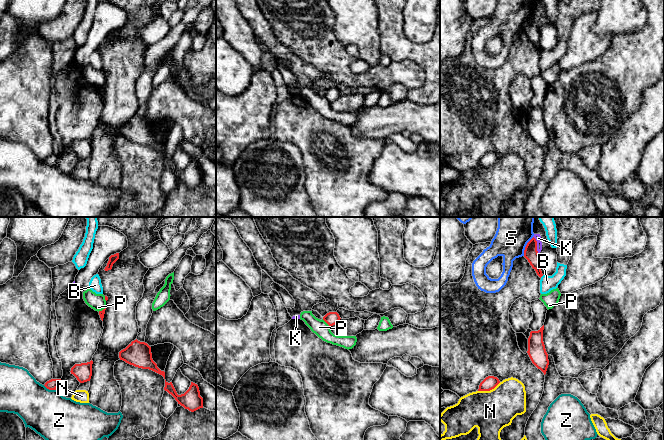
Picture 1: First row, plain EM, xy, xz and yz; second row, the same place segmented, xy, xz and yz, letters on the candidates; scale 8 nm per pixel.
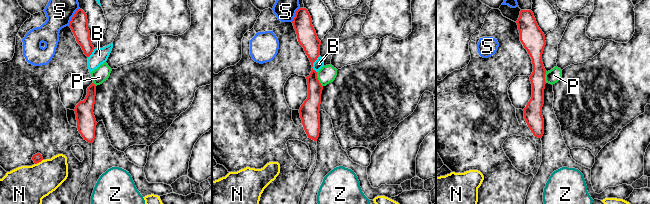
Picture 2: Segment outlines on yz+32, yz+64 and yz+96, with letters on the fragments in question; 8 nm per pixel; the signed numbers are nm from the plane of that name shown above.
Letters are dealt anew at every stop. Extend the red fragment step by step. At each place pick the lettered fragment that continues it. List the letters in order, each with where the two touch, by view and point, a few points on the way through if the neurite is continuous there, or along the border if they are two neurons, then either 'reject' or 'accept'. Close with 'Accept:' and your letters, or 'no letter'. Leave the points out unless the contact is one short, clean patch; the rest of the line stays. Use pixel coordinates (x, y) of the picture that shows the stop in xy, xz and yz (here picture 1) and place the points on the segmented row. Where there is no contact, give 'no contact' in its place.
B: meets red in yz at (541, 276); border along yz (543, 275), (540, 277); reject
K: meets red in yz at (536, 246); border along yz (533, 236), (539, 255); reject
N: meets red in yz at (489, 390); reject
P: meets red in xz at (326, 322); border along xz (322, 319), (330, 326); reject
S: meets red in yz at (526, 246); border along yz (533, 237), (527, 243), (523, 255); reject
Z: meets red in xy at (49, 389); border along xy (43, 385), (55, 390); reject
Accept: no letter

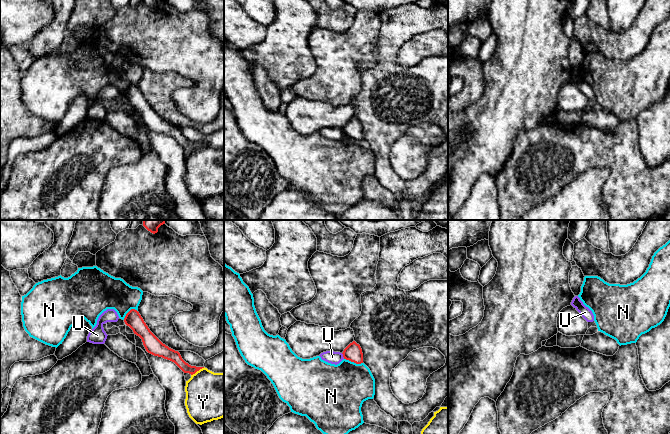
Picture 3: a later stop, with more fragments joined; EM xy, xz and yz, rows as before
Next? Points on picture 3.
N: meets red in xz at (353, 361); reject
U: meets red in xz at (343, 356); reject
Y: meets red in xy at (197, 370); reject
Accept: no letter

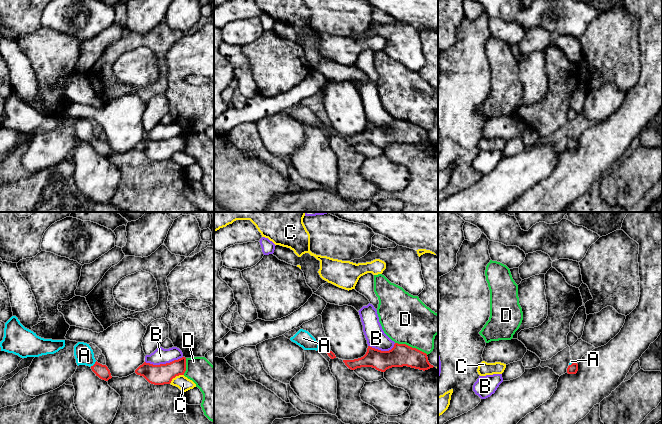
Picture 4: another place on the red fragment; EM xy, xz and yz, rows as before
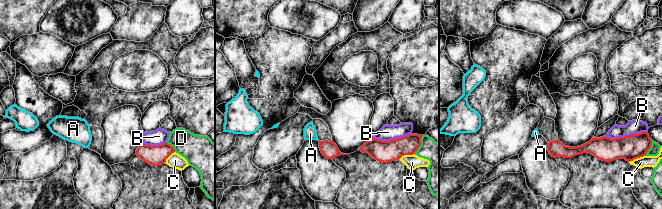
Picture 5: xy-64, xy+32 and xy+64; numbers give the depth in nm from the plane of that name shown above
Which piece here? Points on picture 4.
A: meets red in xy at (94, 364); runs through xy (102, 371), (94, 364), (84, 355); accept
B: meets red in xy at (163, 364); reject
C: meets red in xy at (175, 376); reject
D: meets red in xz at (411, 347); reject
Accept: A

